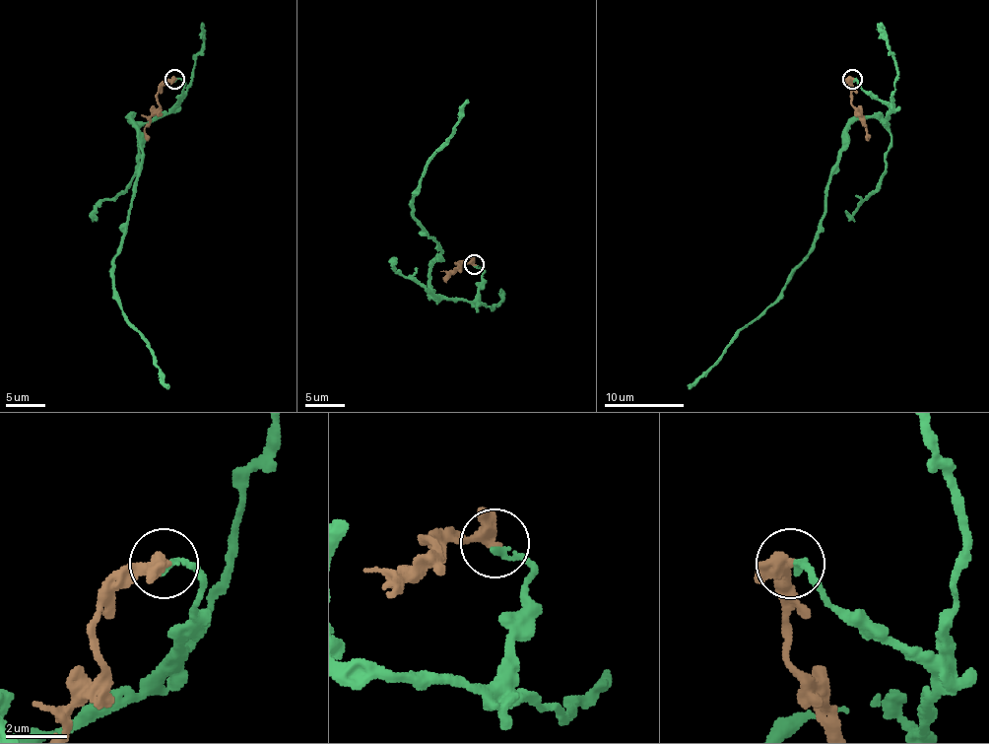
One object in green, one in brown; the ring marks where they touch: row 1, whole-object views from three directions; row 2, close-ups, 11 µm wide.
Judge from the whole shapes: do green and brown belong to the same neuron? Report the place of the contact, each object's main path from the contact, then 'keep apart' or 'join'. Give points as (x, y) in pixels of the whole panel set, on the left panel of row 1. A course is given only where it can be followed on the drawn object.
place (174, 79); course green (174, 80), (184, 93), (172, 106), (128, 118), (138, 179), (112, 273), (112, 295), (168, 386); course brown (174, 78), (157, 97), (159, 108), (144, 128), (149, 140); join

